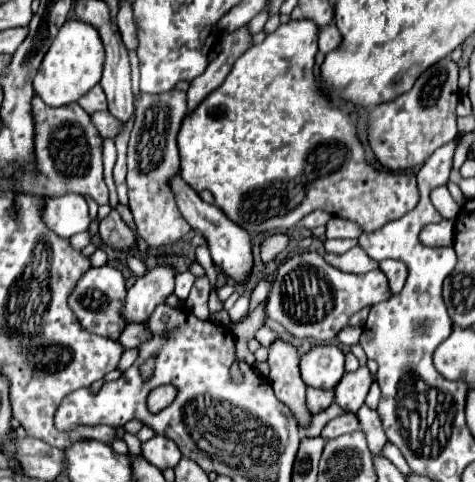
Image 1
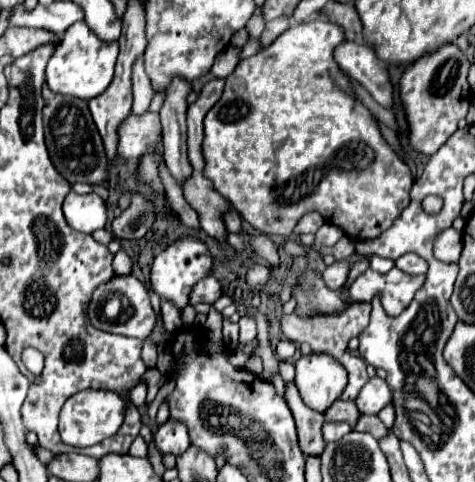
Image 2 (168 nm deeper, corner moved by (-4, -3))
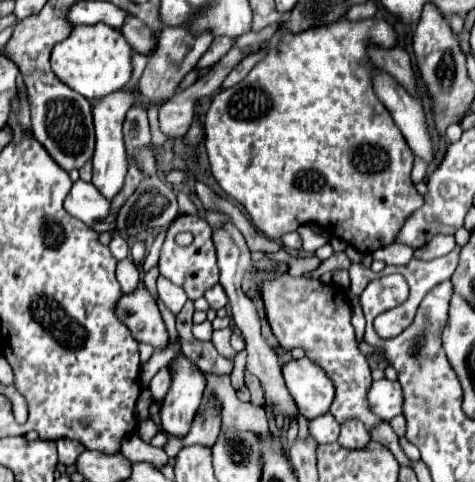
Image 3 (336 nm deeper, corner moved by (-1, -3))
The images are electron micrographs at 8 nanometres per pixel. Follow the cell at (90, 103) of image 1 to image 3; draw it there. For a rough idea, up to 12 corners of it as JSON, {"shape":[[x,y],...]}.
{"shape":[[146,59],[94,105],[94,187],[112,201],[128,171],[122,123]]}

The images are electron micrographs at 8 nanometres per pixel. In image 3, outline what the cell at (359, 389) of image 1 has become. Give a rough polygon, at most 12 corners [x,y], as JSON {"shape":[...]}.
{"shape":[[374,381],[370,407],[384,421],[402,415],[398,381]]}

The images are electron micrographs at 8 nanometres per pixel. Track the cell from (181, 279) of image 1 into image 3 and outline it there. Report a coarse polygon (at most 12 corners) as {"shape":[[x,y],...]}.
{"shape":[[220,285],[208,289],[204,297],[214,311],[226,307],[228,297]]}

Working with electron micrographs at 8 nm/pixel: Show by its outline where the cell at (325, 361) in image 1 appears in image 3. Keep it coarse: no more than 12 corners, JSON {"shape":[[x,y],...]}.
{"shape":[[308,357],[282,365],[302,417],[328,413],[334,387]]}

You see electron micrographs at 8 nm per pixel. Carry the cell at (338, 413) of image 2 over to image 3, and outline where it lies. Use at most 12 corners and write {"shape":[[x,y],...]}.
{"shape":[[358,419],[342,423],[338,443],[364,449],[370,435]]}

